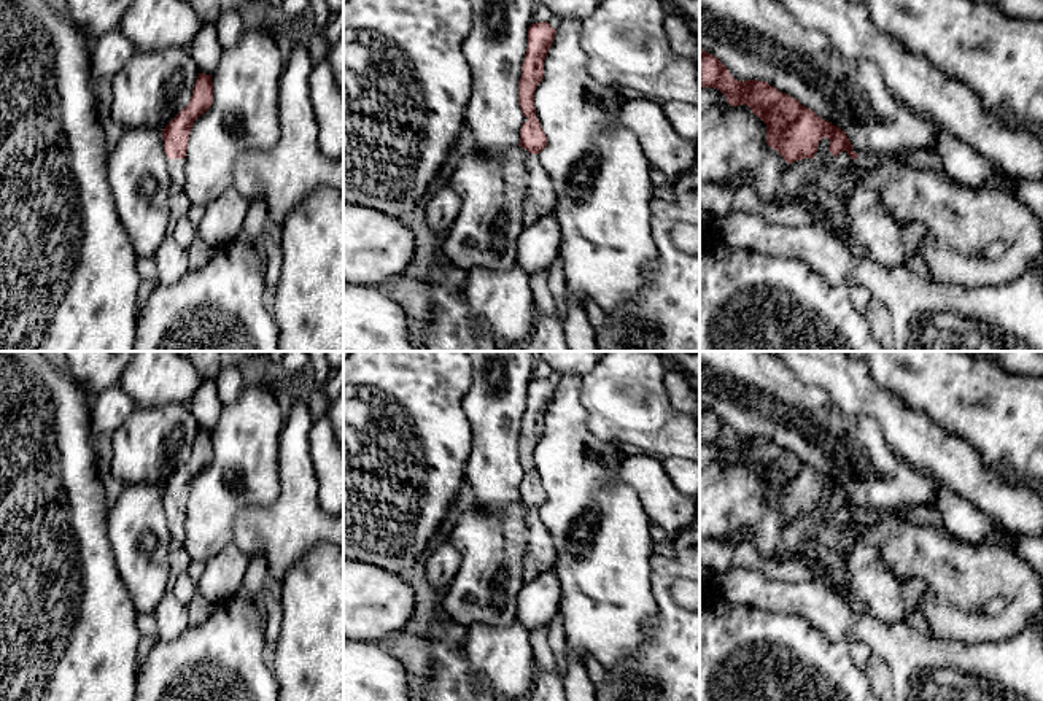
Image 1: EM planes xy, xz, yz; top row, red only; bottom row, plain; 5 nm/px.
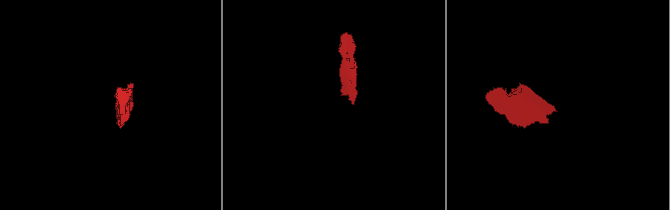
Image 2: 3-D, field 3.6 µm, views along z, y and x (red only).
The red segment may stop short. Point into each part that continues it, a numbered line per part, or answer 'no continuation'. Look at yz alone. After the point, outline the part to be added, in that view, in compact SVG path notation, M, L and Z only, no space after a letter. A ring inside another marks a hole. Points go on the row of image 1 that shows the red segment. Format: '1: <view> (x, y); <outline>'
1: yz (961, 221); M855 149L859 156L851 159L849 180L867 189L881 194L882 207L900 223L921 223L925 227L925 238L919 253L932 272L932 280L952 283L968 288L986 285L1005 285L1029 270L1035 270L1043 278L1043 270L1033 269L1035 261L1043 262L1043 223L1024 203L1003 191L981 191L956 183L948 175L932 168L916 168L906 162L906 154L879 154L868 149ZM994 242L1003 243L1003 253L995 259L987 259L983 251Z

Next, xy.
1: xy (175, 167); M167 159L167 168L172 180L172 184L178 189L184 189L186 183L186 172L184 172L186 161L184 159Z

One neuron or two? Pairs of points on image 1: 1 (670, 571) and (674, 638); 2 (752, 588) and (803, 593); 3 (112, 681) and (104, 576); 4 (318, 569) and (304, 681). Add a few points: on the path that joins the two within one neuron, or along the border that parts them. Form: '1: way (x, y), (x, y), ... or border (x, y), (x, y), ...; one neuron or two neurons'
1: way (663, 587), (663, 598), (673, 622); one neuron
2: way (765, 593), (790, 593); one neuron
3: way (105, 655), (104, 601); one neuron
4: way (318, 596), (318, 654); one neuron

